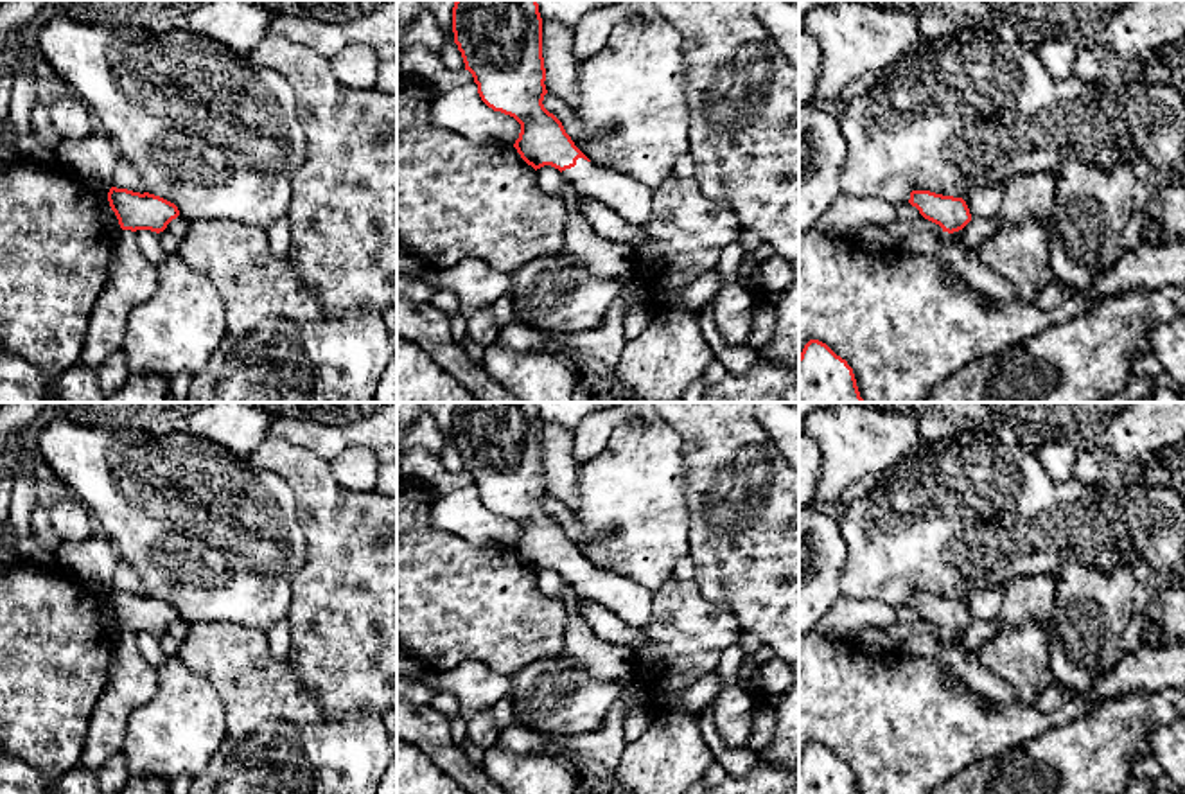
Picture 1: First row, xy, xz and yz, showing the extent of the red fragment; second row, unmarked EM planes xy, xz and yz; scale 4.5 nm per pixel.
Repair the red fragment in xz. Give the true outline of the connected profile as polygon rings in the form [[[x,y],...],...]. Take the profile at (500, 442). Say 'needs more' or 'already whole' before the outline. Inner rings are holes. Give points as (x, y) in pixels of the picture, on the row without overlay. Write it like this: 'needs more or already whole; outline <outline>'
needs more; outline [[[456,402],[452,435],[481,503],[521,526],[514,550],[528,568],[558,571],[578,598],[605,605],[632,627],[650,623],[654,593],[591,564],[544,510],[548,492],[537,402]]]

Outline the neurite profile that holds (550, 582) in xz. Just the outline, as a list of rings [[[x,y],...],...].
[[[544,568],[537,571],[537,587],[544,596],[564,600],[571,591],[571,584],[555,569]]]

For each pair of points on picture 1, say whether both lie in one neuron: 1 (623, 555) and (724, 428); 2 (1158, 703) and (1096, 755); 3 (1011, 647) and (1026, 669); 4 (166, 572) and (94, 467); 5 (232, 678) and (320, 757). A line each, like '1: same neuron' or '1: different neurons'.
1: different neurons
2: same neuron
3: same neuron
4: same neuron
5: same neuron

